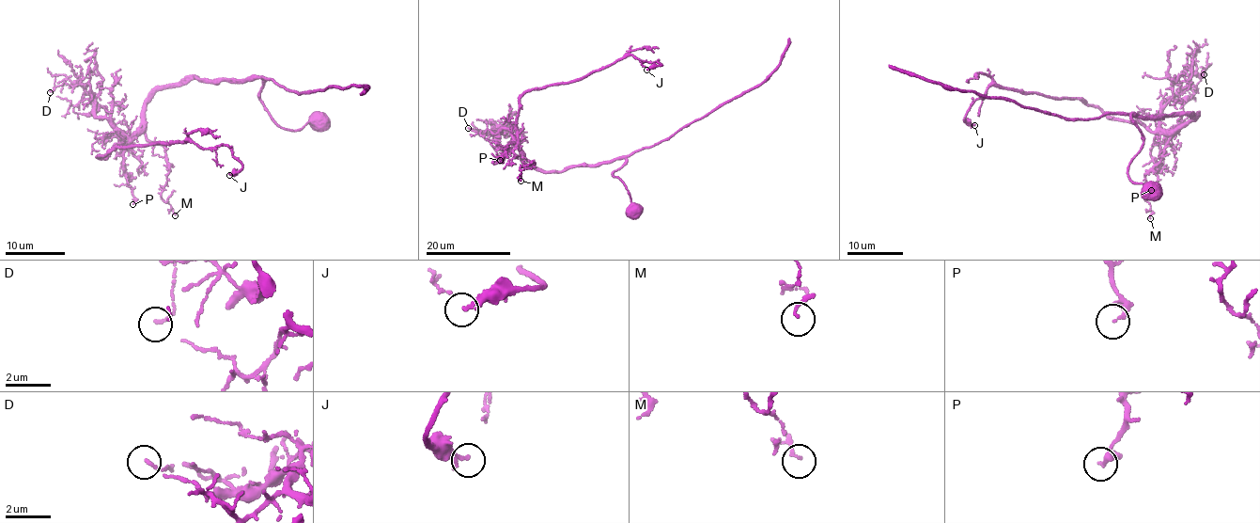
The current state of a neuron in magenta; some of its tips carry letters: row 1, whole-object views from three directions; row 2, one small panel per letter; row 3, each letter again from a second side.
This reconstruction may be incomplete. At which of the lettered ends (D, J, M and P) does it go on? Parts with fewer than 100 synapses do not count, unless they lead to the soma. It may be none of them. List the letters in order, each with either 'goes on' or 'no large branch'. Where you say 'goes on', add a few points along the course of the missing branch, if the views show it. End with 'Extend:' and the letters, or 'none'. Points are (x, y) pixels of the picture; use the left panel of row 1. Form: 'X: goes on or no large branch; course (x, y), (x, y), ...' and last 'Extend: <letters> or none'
D: no large branch
J: no large branch
M: no large branch
P: no large branch
Extend: none

